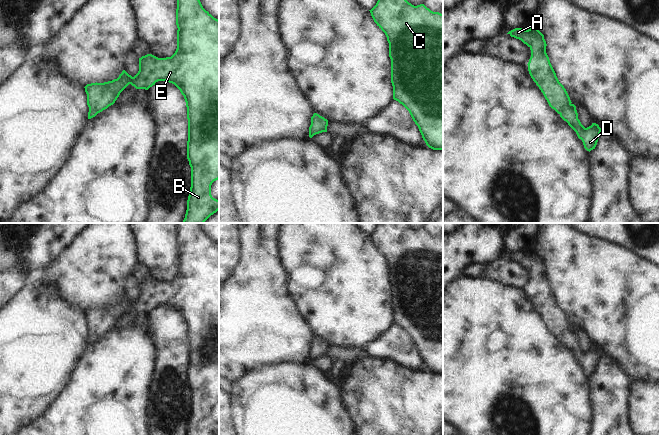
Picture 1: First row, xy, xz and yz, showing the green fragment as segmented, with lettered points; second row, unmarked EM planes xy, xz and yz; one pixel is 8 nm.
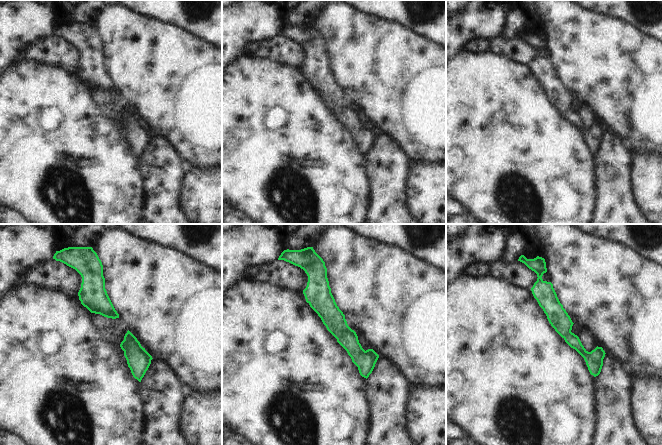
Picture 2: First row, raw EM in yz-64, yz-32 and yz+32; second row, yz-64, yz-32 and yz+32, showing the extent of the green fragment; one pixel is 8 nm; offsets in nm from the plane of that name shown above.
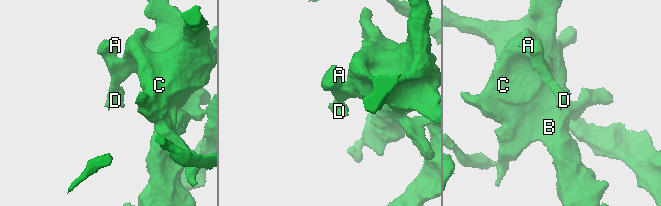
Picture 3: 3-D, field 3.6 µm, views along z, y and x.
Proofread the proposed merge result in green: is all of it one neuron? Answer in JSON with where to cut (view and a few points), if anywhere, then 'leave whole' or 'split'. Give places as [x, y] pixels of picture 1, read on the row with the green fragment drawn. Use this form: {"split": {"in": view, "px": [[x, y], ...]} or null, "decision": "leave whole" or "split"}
{"split": null, "decision": "leave whole"}

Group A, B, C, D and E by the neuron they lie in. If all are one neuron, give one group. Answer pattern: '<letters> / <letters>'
A B C D E

